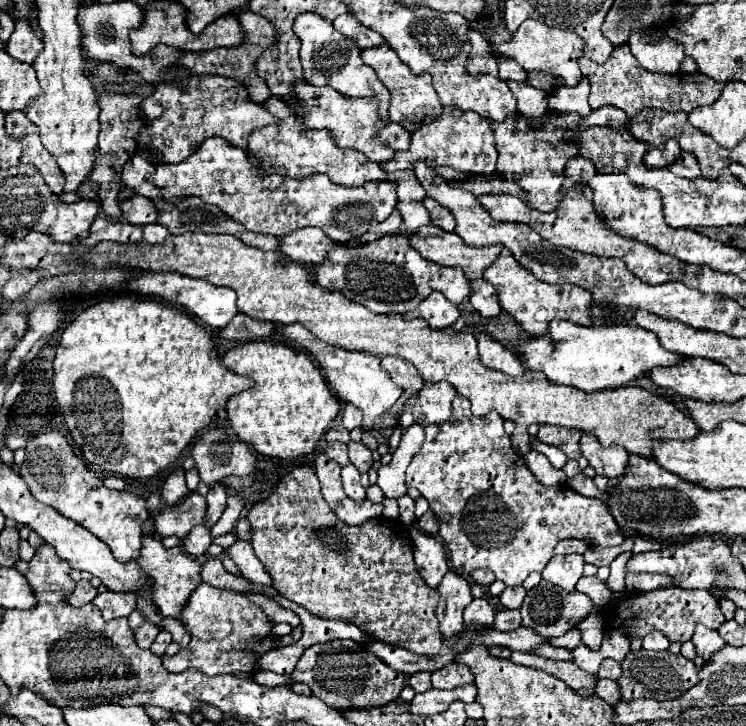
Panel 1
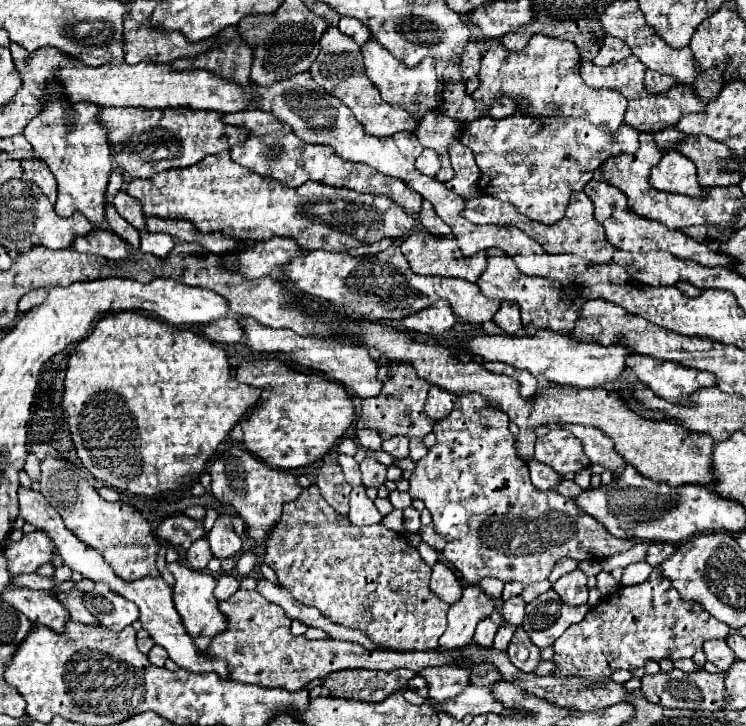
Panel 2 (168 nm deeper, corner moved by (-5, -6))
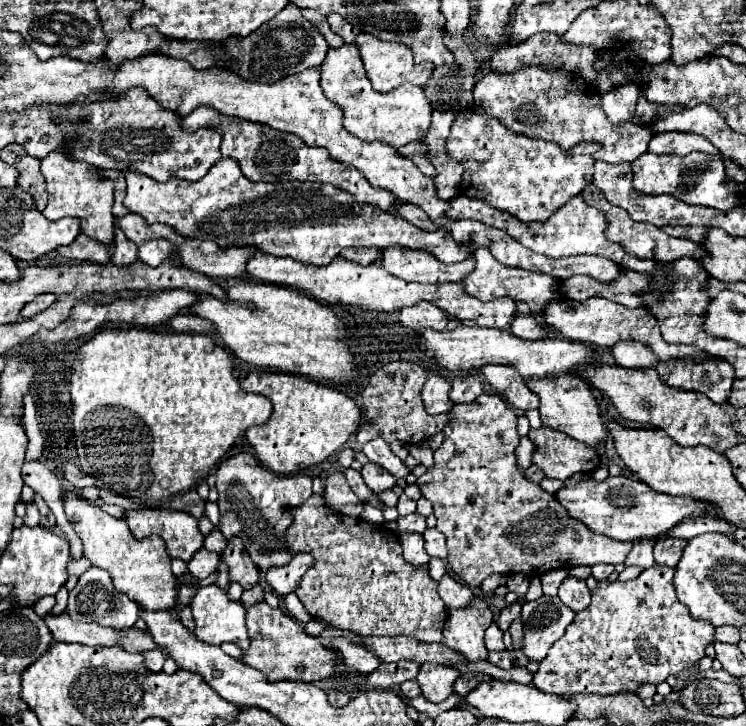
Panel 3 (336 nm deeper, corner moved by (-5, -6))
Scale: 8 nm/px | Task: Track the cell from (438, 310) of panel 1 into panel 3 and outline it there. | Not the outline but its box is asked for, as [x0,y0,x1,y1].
[400,301,448,331]

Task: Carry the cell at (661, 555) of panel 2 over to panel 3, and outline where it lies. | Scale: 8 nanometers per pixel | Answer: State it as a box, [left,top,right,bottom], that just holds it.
[654,537,688,567]

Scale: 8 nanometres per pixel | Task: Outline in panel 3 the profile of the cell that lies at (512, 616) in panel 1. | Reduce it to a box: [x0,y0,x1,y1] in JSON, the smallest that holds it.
[488,649,512,669]

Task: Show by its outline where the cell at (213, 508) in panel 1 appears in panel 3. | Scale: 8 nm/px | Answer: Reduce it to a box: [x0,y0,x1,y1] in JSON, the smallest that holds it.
[220,539,258,589]

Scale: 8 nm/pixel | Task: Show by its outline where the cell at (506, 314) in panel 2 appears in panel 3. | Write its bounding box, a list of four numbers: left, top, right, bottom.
[510,303,548,339]

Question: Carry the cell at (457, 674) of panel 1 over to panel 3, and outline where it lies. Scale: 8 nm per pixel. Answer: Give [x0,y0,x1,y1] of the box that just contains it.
[416,663,460,703]

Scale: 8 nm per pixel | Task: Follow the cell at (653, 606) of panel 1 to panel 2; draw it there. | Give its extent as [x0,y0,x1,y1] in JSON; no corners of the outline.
[552,567,730,687]

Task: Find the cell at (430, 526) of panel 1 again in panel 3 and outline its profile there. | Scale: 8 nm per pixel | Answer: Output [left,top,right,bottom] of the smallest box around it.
[424,529,446,559]

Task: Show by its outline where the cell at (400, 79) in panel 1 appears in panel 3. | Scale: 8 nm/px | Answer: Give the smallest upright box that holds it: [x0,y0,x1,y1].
[356,33,434,93]

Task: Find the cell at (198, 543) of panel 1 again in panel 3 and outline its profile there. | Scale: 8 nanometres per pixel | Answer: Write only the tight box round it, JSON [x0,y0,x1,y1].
[188,547,220,579]

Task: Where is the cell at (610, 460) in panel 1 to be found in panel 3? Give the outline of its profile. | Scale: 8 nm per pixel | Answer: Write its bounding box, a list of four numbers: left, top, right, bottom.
[528,375,608,449]

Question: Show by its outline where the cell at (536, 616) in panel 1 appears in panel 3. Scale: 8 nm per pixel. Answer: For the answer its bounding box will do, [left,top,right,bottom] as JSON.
[522,595,574,661]

